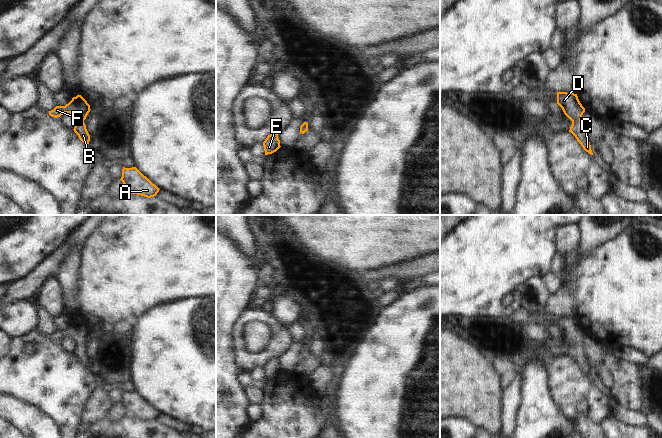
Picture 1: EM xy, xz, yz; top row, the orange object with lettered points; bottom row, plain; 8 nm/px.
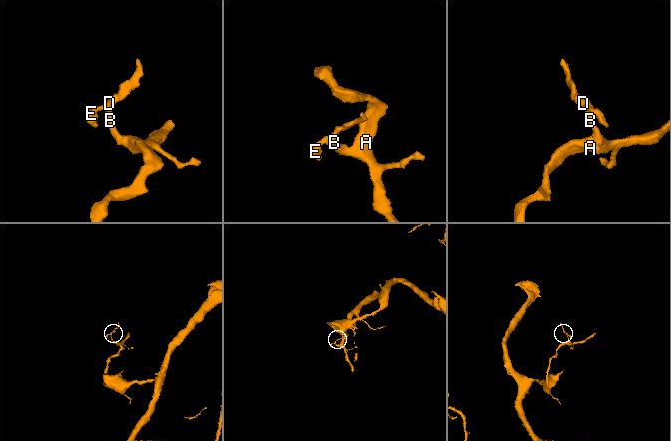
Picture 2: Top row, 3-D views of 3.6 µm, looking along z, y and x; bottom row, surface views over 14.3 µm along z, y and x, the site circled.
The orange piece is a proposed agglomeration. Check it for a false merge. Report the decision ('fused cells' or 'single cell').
single cell

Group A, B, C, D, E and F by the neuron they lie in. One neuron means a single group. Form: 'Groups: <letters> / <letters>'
Groups: A B C D E F.

